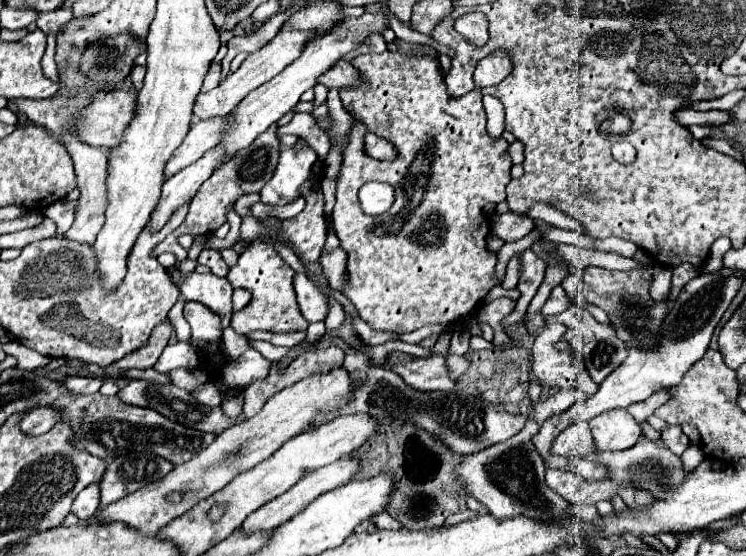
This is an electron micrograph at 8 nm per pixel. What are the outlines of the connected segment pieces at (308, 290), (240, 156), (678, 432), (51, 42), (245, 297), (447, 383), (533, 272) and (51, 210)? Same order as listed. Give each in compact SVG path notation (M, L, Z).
M295 273L295 293L297 303L307 321L321 321L327 315L327 299L321 291L307 279L305 273Z
M273 123L273 127L269 127L265 133L261 133L249 147L245 147L243 151L235 153L225 165L221 165L219 169L215 169L215 173L199 187L197 195L193 197L191 205L189 205L189 213L185 217L179 229L176 229L165 237L165 241L161 241L155 247L155 257L161 253L173 253L177 257L175 267L179 267L181 262L187 258L187 251L178 243L178 238L183 233L189 235L207 235L207 233L215 233L223 223L227 223L227 213L231 211L231 207L235 205L235 201L243 195L249 193L261 193L263 185L273 177L277 163L279 163L279 153L281 153L281 141L279 141L279 133L277 133L279 125Z
M673 425L667 431L661 431L661 439L665 447L669 447L675 455L683 455L683 451L691 444L689 437L683 433L683 429Z
M47 35L46 38L47 46L45 55L43 55L43 73L47 79L59 83L59 77L57 77L57 63L55 63L55 52L56 52L56 38L53 35Z
M235 289L233 291L233 309L235 311L243 309L249 301L251 301L251 291L247 291L247 289Z
M391 351L383 363L385 369L395 371L403 381L417 391L451 391L453 381L449 379L445 357L415 357L401 351Z
M531 249L521 253L521 271L519 271L519 283L517 283L521 297L519 297L513 313L503 320L504 328L522 320L531 300L537 293L537 289L539 289L539 285L541 285L541 281L543 281L543 277L545 277L545 269L547 269L545 261L541 261Z
M59 201L59 207L47 207L45 217L53 219L57 223L57 237L63 237L67 229L73 225L75 211L79 201Z

